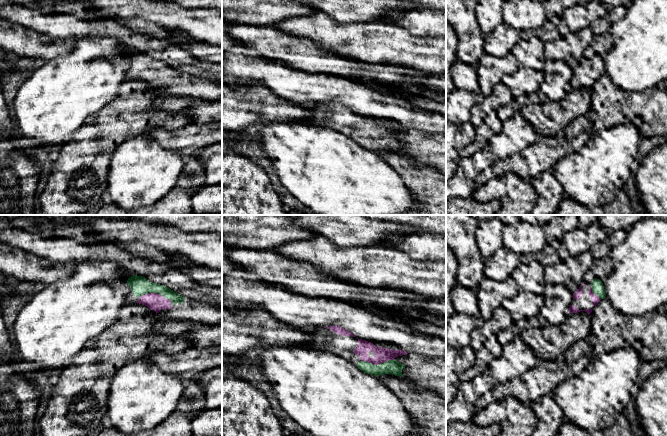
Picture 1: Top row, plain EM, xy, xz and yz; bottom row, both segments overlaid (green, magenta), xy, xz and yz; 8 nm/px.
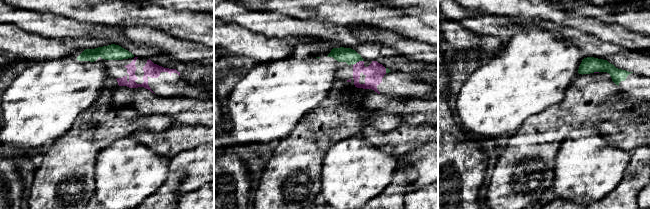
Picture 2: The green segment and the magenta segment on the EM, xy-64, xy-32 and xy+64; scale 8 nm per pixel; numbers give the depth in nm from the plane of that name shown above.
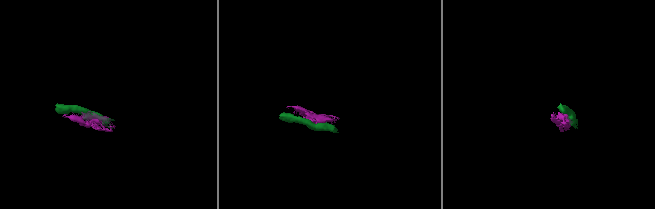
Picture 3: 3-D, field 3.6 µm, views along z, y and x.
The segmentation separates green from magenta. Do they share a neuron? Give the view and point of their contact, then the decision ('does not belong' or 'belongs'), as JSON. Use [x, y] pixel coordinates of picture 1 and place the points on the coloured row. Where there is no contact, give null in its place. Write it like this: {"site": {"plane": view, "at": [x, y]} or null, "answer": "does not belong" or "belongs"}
{"site": {"plane": "xy", "at": [157, 293]}, "answer": "belongs"}

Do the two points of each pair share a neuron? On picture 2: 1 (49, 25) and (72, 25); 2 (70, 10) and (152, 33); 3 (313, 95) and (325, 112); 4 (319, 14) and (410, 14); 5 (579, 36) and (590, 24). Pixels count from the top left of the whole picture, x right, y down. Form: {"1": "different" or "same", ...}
{"1": "same", "2": "different", "3": "different", "4": "same", "5": "different"}

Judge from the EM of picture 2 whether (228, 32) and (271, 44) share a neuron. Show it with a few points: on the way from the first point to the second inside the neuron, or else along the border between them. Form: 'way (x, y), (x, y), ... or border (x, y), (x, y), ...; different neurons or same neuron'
way (239, 41), (247, 44), (260, 44); same neuron

